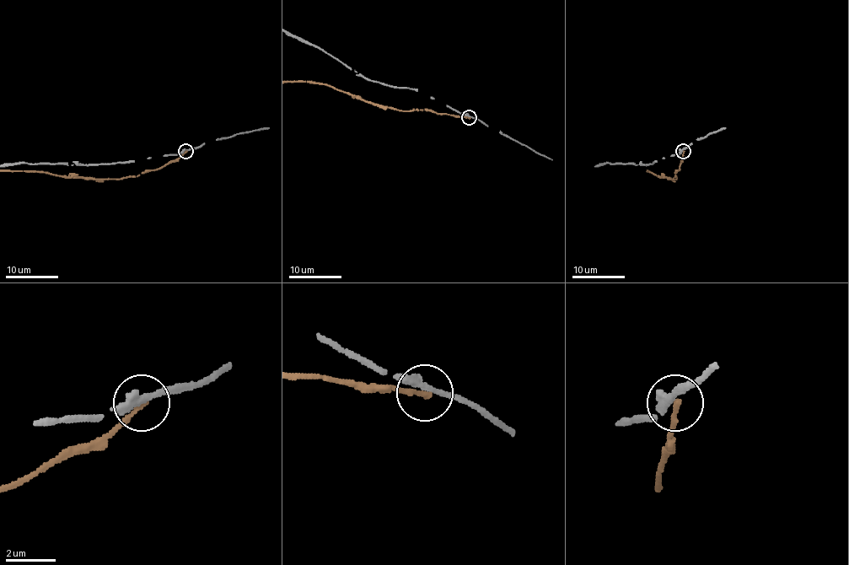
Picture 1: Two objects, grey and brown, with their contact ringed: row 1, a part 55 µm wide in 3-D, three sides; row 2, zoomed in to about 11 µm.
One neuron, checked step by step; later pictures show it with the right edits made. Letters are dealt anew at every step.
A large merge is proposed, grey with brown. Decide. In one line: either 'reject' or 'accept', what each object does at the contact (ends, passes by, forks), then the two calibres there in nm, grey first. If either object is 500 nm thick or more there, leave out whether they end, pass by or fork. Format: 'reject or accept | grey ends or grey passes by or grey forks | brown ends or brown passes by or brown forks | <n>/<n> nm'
reject | grey passes by | brown ends | 320/200 nm

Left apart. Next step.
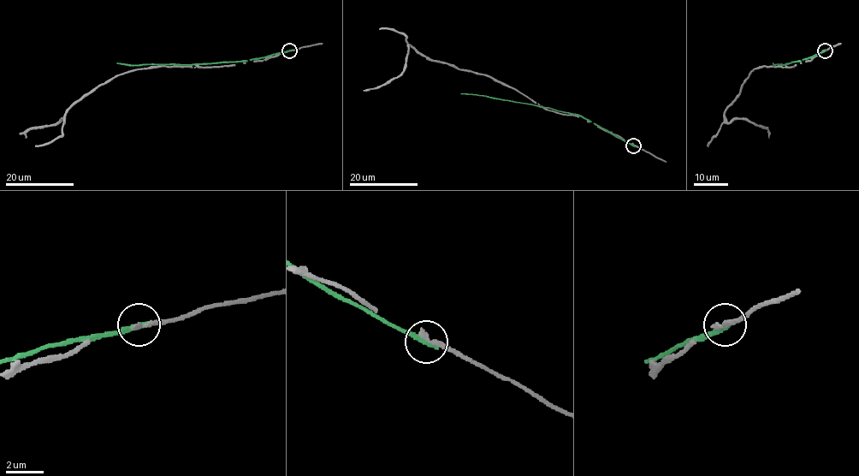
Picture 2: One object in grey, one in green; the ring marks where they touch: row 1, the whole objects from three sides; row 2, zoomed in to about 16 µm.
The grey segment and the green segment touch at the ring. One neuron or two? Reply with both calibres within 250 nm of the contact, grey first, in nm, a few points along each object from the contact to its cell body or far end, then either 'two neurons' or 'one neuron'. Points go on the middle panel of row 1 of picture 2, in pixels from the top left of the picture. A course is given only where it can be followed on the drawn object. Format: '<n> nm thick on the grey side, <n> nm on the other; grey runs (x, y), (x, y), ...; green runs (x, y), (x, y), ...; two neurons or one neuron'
200 nm thick on the grey side, 240 nm on the other; grey runs (633, 145), (579, 116), (546, 110), (488, 76), (427, 58), (411, 45), (405, 67), (397, 76), (363, 90); green runs (633, 145), (579, 115), (530, 104), (460, 93); two neurons

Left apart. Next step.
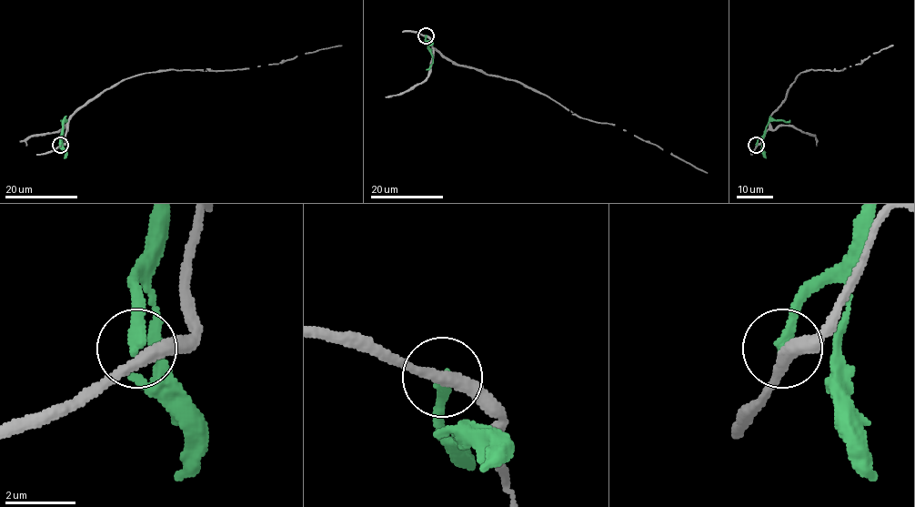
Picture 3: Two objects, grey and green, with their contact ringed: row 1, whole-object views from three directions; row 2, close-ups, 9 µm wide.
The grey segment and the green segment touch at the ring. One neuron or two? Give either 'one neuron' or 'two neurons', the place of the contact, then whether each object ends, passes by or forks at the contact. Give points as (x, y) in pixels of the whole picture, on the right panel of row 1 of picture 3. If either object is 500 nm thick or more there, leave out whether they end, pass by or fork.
two neurons; at (756, 145); grey passes by; green ends there

